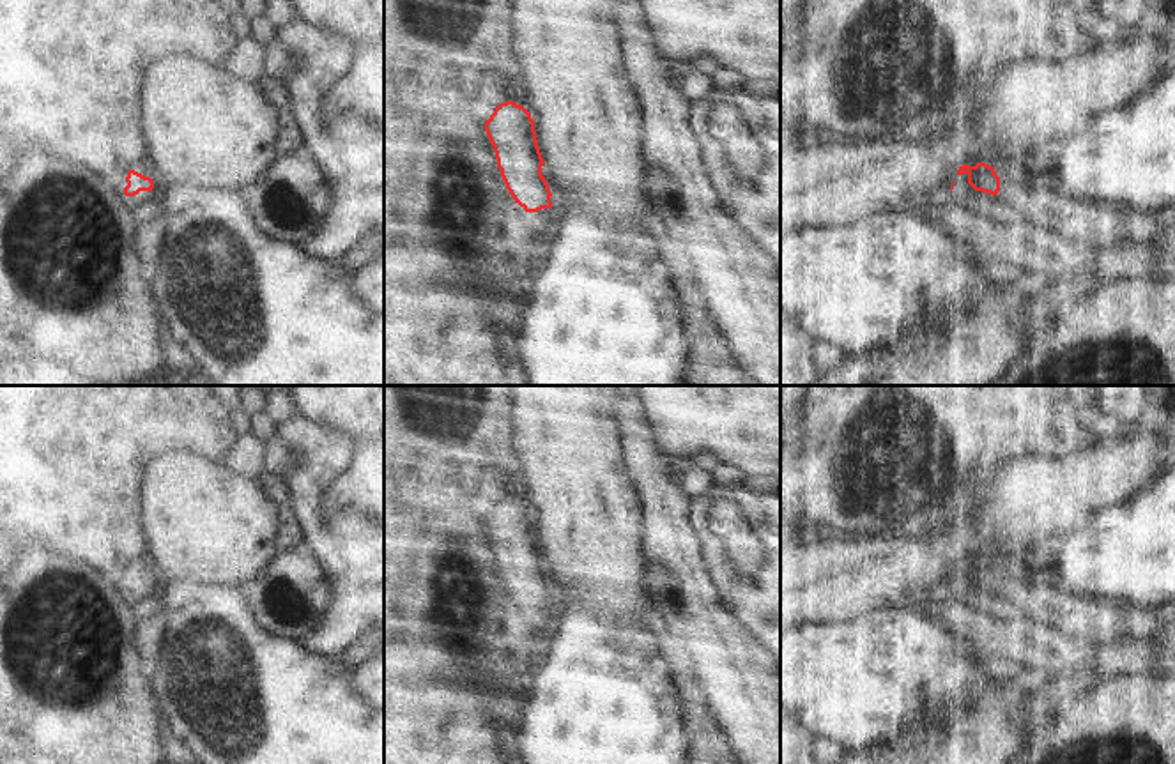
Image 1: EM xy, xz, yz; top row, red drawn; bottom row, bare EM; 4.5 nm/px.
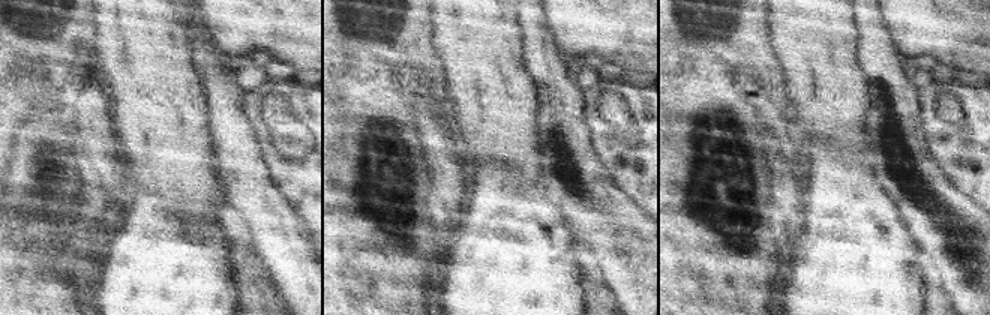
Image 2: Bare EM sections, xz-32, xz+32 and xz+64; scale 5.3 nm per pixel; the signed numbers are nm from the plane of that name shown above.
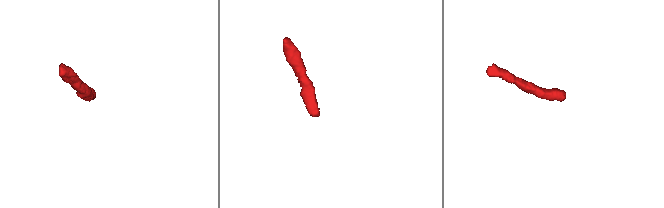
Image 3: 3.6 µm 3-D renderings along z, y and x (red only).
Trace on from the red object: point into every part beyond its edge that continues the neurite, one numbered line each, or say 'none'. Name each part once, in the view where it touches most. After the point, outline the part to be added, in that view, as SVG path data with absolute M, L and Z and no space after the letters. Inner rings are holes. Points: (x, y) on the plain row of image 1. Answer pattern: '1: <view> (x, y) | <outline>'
1: xz (524, 625) | M547 559L541 562L541 571L549 578L549 585L552 589L552 603L541 605L538 608L526 608L524 603L520 603L506 585L506 580L501 573L501 566L497 566L497 571L499 591L506 596L510 603L504 630L506 638L513 644L517 653L522 649L524 644L529 644L533 640L543 646L550 646L566 607L566 598L554 575L552 562Z

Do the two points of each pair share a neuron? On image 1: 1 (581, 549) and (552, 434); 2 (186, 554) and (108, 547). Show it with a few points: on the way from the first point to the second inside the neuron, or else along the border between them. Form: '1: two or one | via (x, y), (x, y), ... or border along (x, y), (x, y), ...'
1: one | via (581, 520), (581, 485), (575, 462)
2: two | border along (144, 508), (144, 524), (153, 549)

